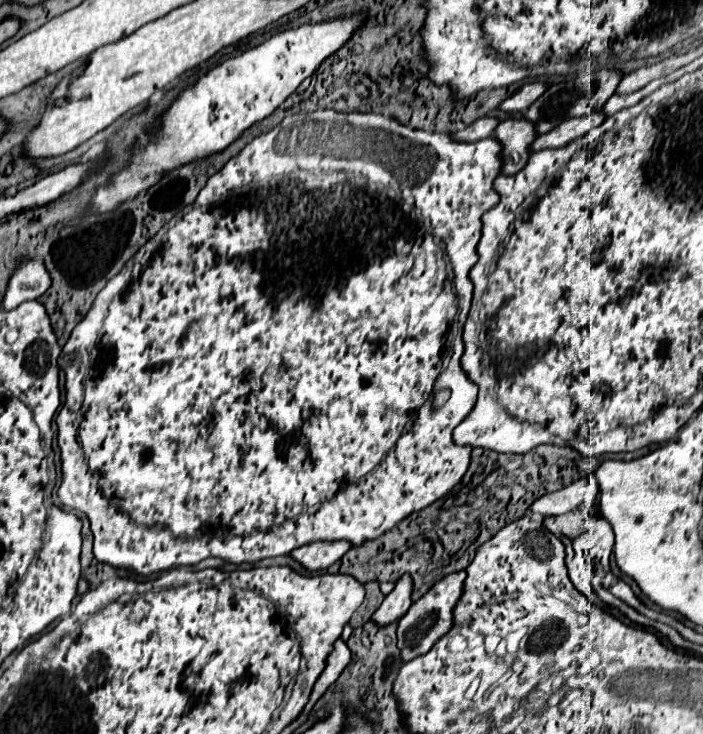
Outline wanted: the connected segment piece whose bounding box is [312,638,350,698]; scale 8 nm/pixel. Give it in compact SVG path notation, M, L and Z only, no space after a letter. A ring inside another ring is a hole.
M338 638L334 642L334 650L332 654L328 656L328 662L326 662L326 668L324 668L324 674L320 674L320 678L316 680L316 686L312 690L312 698L316 696L322 696L326 692L326 688L336 682L336 678L340 676L340 672L346 668L346 664L350 662L350 650L346 646L346 642L342 638Z

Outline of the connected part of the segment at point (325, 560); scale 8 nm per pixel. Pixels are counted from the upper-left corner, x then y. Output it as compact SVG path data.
M312 542L308 546L300 546L292 550L292 558L300 562L306 570L326 570L336 560L340 560L346 550L350 548L350 542Z

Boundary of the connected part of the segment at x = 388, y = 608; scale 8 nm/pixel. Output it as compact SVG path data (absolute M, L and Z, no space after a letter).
M404 574L402 578L396 580L396 588L384 598L382 606L374 612L372 620L376 624L390 624L400 620L412 604L412 578L410 574Z

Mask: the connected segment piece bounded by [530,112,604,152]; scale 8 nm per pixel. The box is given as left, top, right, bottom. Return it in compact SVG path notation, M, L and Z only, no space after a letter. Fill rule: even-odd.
M592 112L590 116L584 116L584 118L572 118L568 122L560 122L560 126L556 126L556 130L550 130L548 134L536 138L530 146L530 152L538 152L538 150L544 150L544 148L566 146L568 142L584 136L588 130L600 126L602 122L604 122L602 112Z

